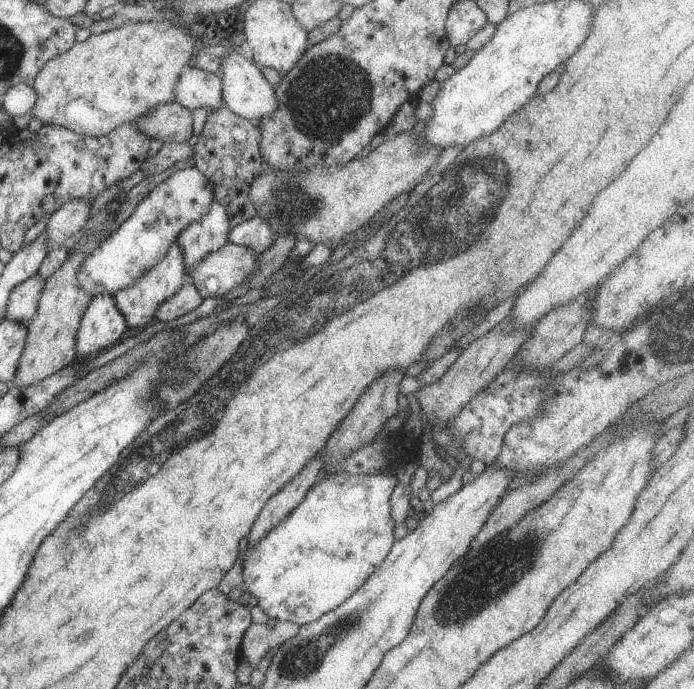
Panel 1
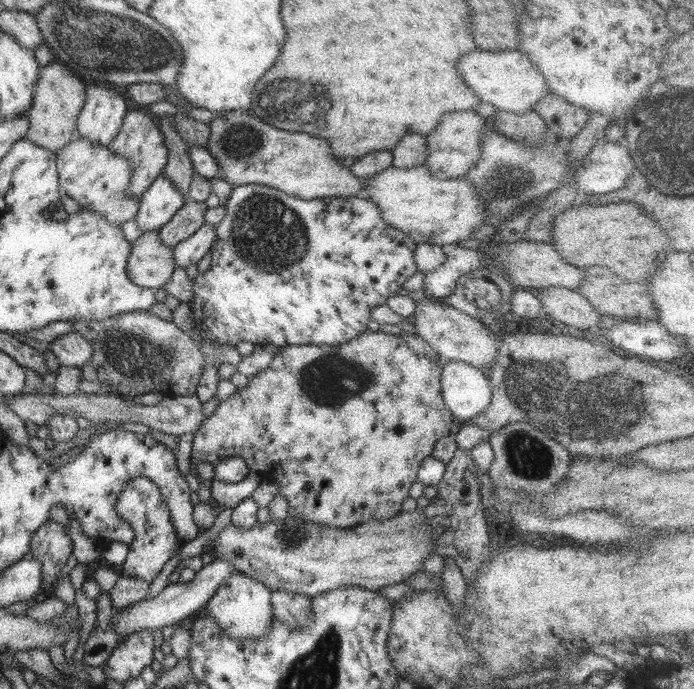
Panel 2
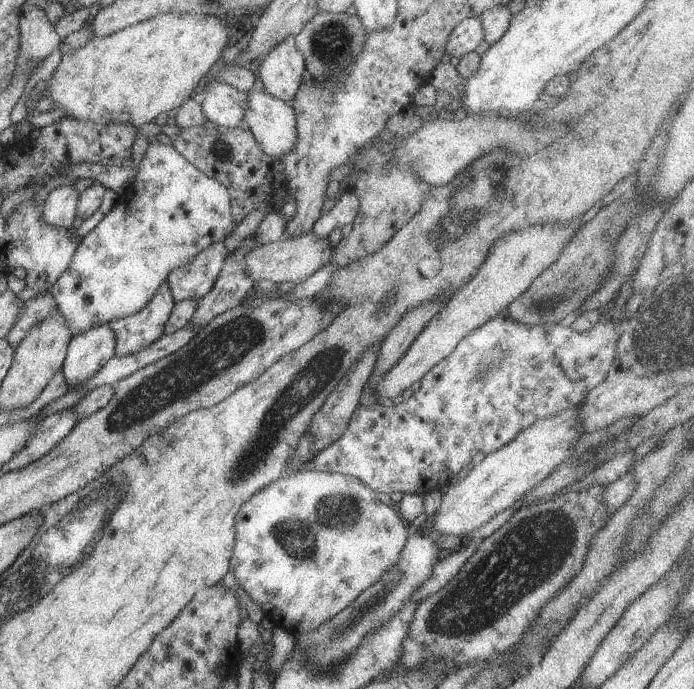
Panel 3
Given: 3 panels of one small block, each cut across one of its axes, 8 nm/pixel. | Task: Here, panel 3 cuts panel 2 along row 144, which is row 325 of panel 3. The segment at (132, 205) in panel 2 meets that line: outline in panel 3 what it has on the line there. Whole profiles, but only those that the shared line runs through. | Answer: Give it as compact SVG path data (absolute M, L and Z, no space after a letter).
M167 140L150 143L144 157L137 167L132 190L128 190L118 202L124 203L124 212L122 214L107 214L100 223L98 223L86 236L84 236L77 248L71 266L68 267L62 276L56 279L56 282L50 287L48 292L55 298L57 310L64 317L64 322L68 325L71 335L75 337L85 333L88 329L98 325L108 325L114 319L123 319L124 317L140 312L152 300L157 293L160 285L167 280L168 275L174 270L187 265L199 252L208 248L211 244L224 241L232 232L237 224L234 222L231 213L231 196L229 190L212 177L207 177L199 168L190 164Z

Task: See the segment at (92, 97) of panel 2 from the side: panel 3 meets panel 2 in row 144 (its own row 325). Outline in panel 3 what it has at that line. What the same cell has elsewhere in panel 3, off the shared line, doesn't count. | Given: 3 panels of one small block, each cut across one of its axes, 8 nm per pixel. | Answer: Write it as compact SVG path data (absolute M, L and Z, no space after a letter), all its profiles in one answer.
M98 325L72 337L62 365L70 389L84 384L115 356L116 335L108 325Z

